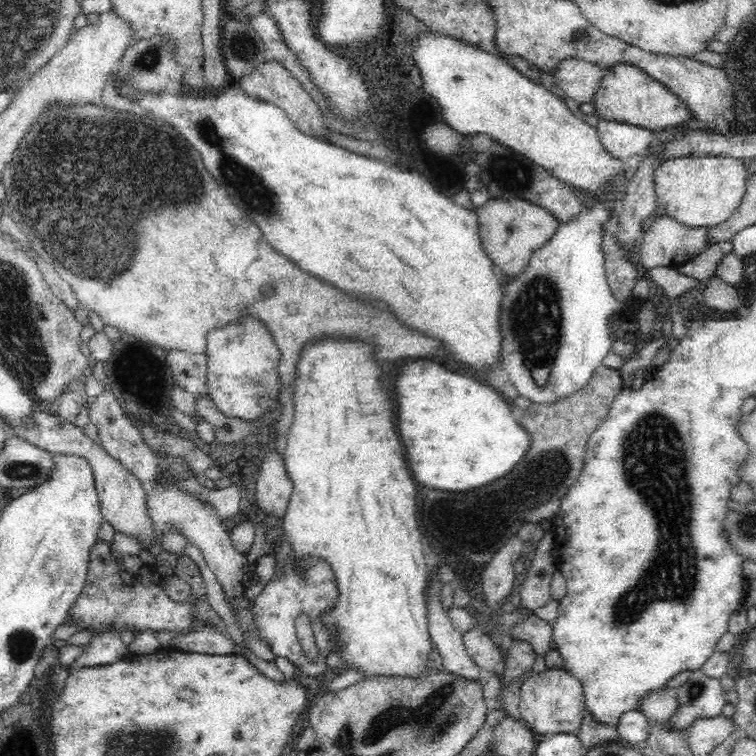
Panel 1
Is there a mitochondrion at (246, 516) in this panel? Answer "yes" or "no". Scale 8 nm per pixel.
no

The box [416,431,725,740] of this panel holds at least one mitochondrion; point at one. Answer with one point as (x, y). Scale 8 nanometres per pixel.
(441, 710)

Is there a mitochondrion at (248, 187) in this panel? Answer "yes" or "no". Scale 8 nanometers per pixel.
yes

